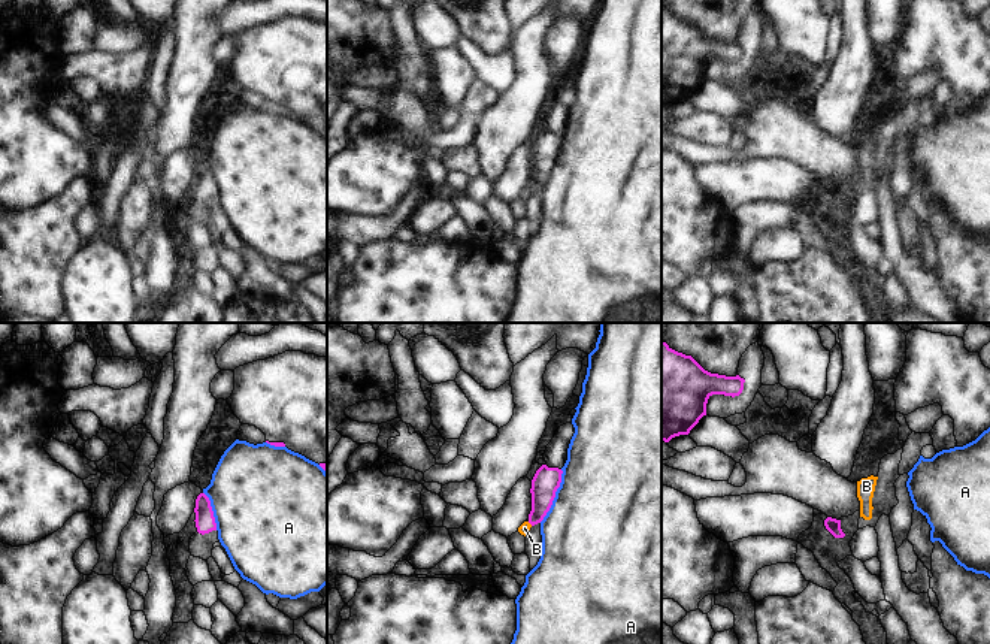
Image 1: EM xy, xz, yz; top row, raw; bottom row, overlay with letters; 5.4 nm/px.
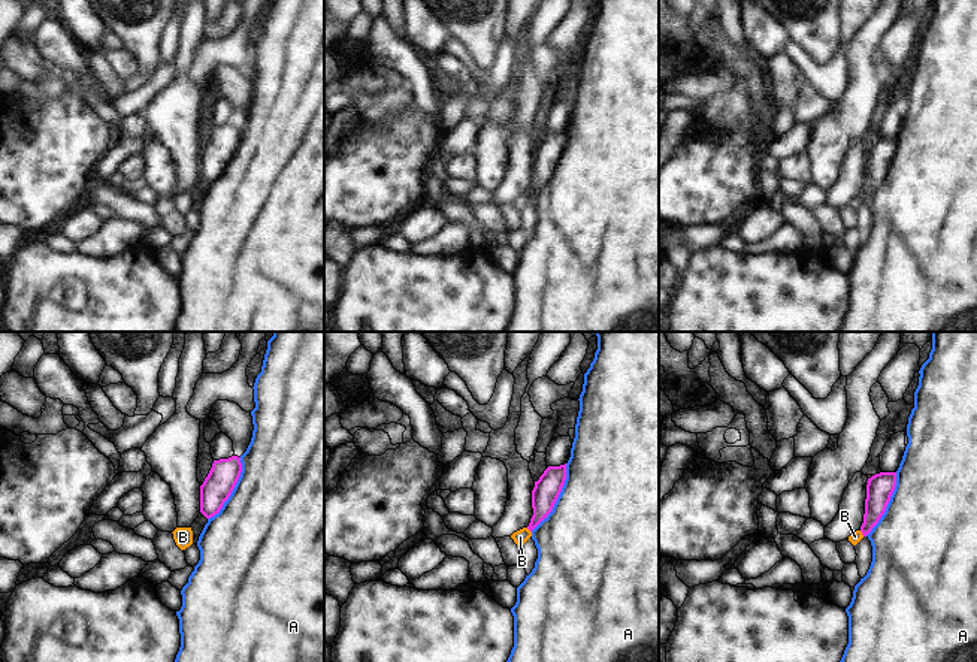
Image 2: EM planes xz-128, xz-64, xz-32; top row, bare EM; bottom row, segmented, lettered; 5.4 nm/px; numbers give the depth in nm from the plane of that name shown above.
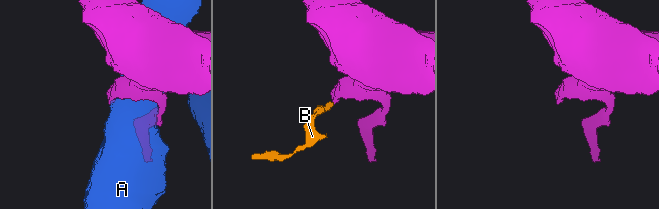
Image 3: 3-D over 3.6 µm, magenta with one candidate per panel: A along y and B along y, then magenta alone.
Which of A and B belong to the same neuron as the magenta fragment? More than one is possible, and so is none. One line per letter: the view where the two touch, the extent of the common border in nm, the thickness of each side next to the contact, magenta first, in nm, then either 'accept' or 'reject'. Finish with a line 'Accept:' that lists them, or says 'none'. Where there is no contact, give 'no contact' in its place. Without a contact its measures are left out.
A: meets magenta in xz; contact 320 nm long; 140 nm thick on the magenta side, 500 nm on the other; reject
B: meets magenta in xz; contact 40 nm long; 140 nm thick on the magenta side, 60 nm on the other; reject
Accept: none

